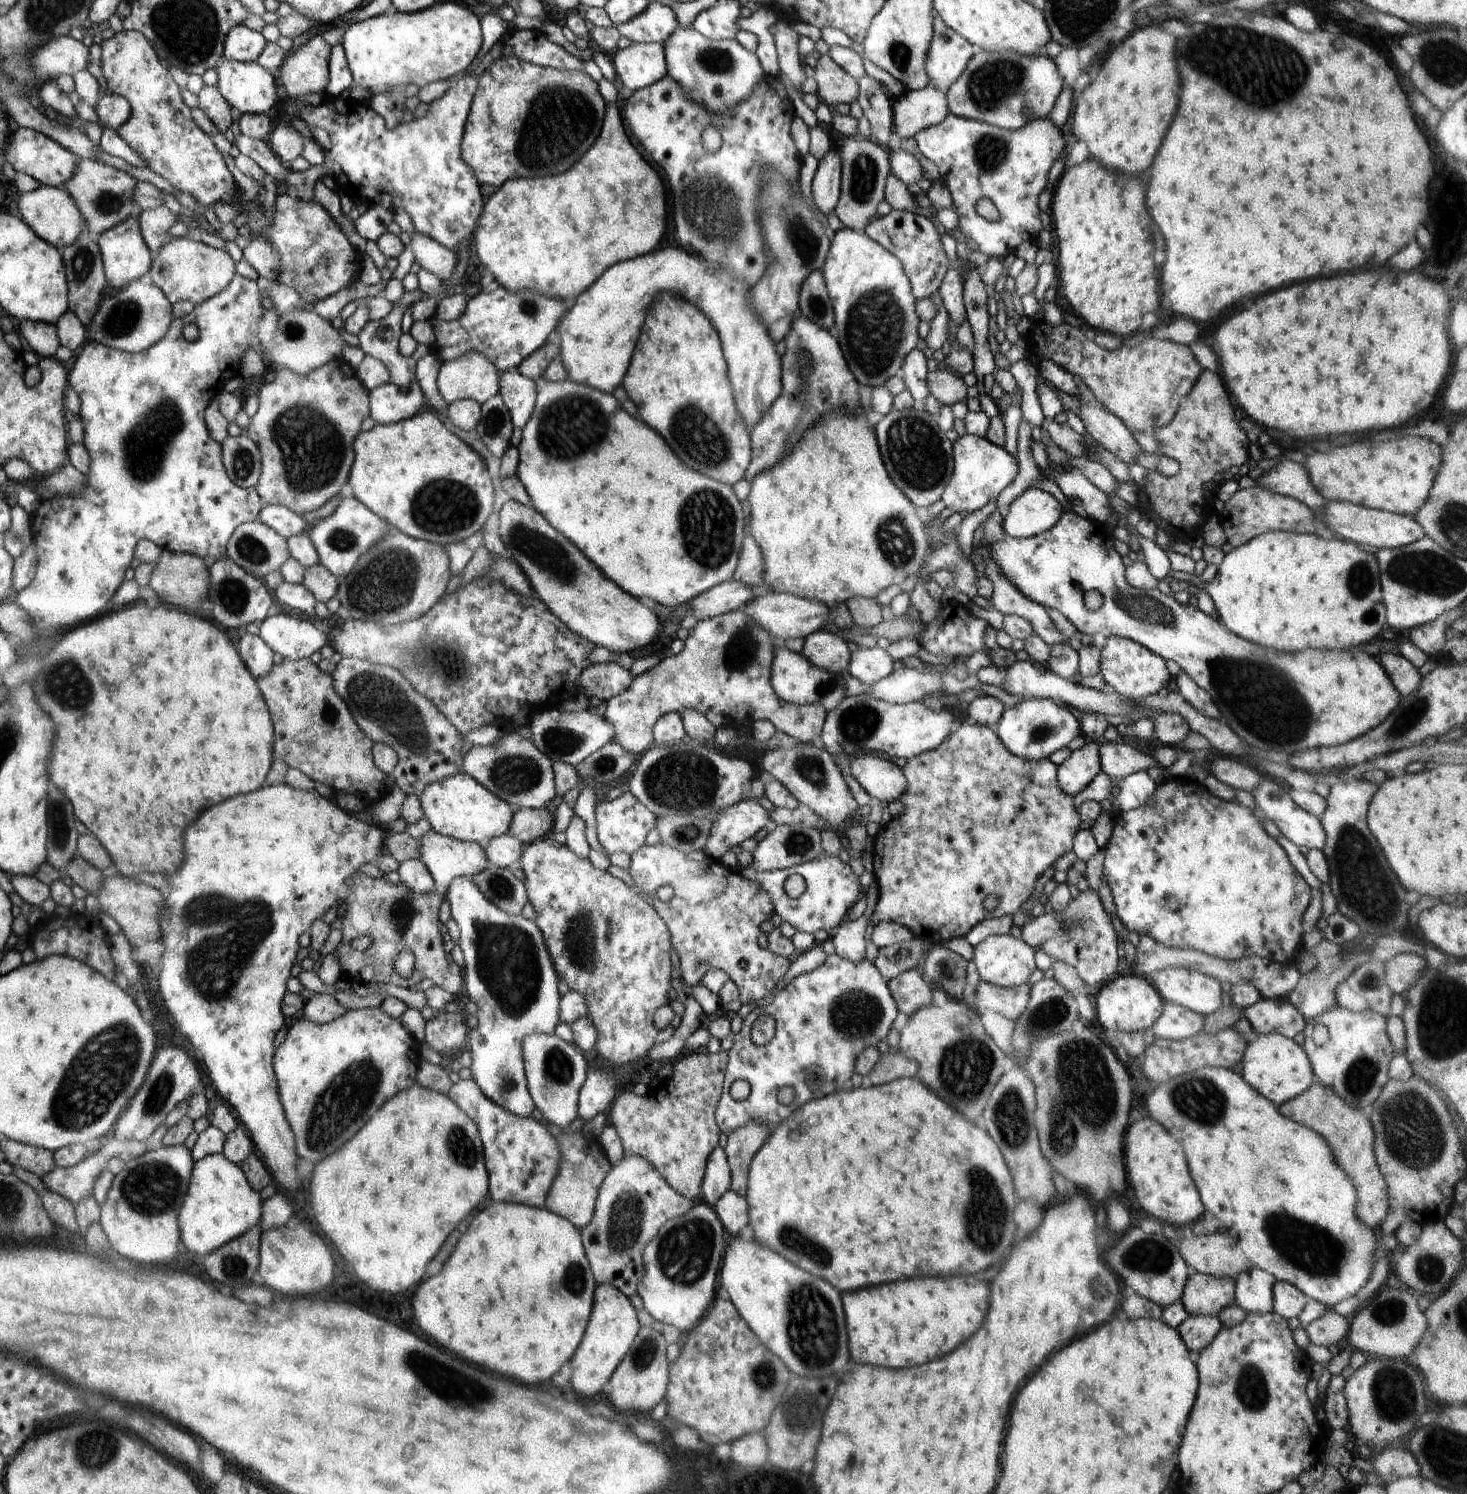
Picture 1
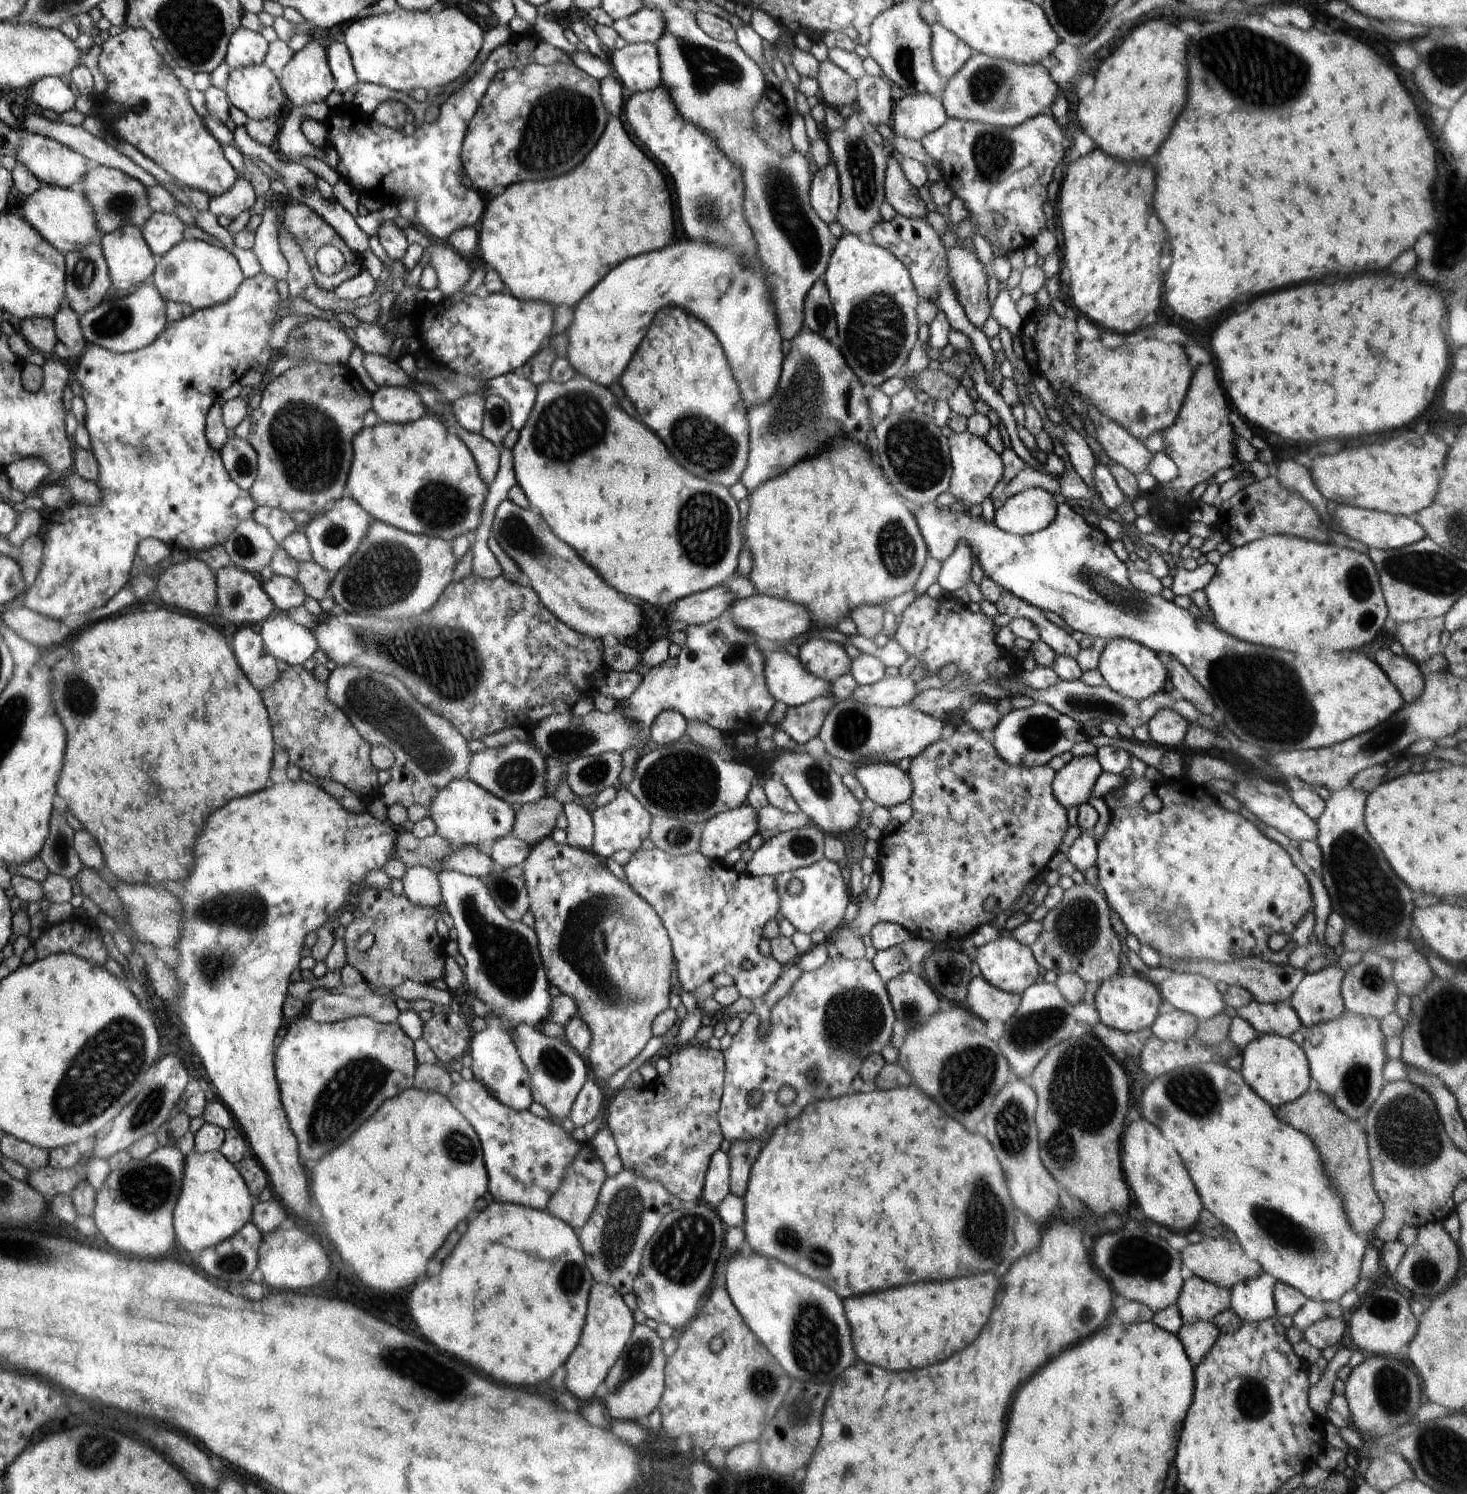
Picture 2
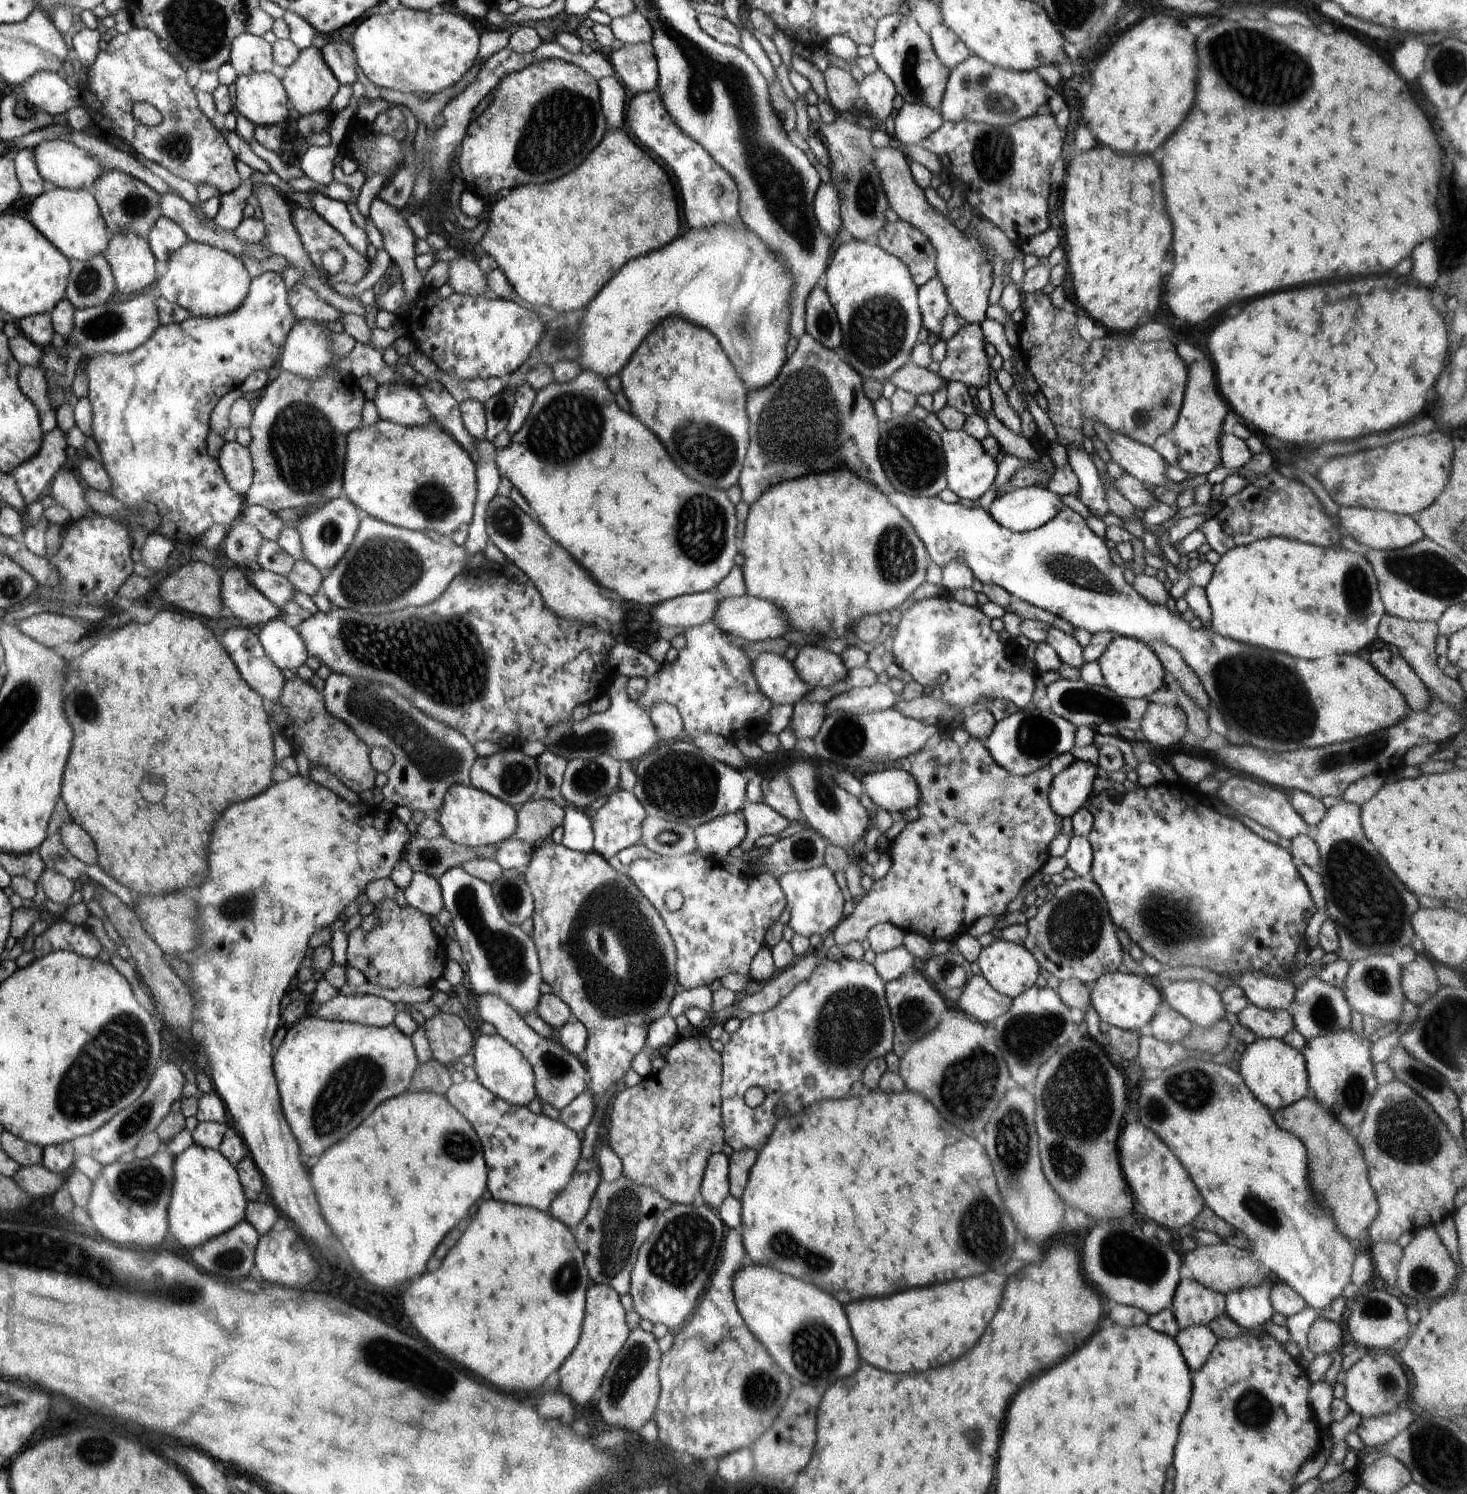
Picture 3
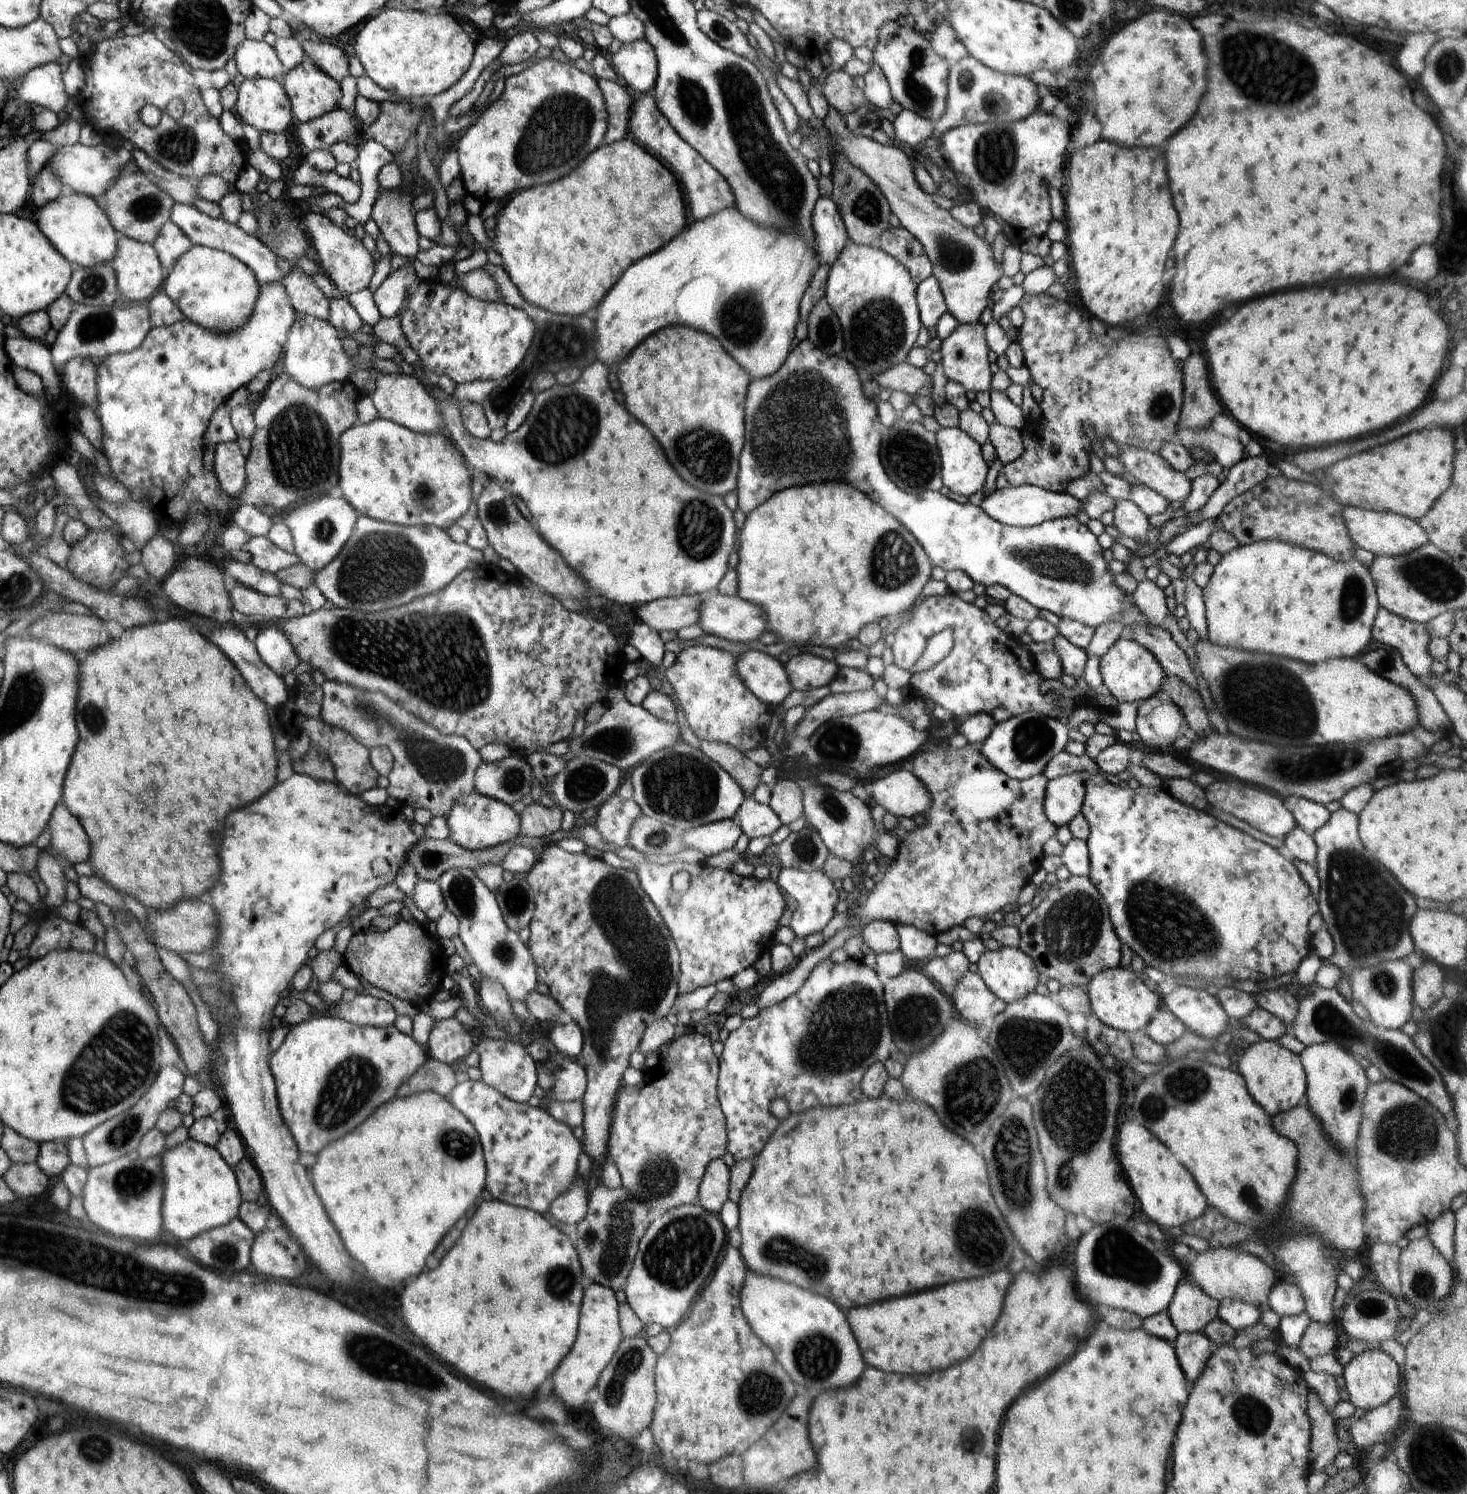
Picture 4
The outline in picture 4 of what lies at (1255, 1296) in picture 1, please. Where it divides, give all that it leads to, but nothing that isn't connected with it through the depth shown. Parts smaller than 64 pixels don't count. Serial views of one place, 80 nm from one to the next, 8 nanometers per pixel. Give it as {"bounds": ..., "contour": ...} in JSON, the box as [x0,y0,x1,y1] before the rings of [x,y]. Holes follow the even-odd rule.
{"bounds":[1217,1300,1265,1332],"contour":[[[1224,1300],[1218,1308],[1217,1318],[1238,1332],[1258,1324],[1264,1311],[1265,1308],[1254,1306],[1252,1302],[1248,1304],[1244,1300]]]}

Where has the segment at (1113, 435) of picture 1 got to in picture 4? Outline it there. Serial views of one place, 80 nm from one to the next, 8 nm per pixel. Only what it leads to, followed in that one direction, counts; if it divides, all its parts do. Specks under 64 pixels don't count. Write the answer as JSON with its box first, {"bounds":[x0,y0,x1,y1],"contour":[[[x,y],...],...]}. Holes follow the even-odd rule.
{"bounds":[1116,444,1191,502],"contour":[[[1122,444],[1118,446],[1116,458],[1140,484],[1158,492],[1164,499],[1180,502],[1190,495],[1191,481],[1159,454]]]}

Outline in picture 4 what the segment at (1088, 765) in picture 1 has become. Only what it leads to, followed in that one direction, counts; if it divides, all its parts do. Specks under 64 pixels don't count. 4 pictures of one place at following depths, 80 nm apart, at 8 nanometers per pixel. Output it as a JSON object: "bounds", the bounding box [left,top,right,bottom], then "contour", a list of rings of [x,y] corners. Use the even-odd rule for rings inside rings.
{"bounds":[1044,770,1086,827],"contour":[[[1082,770],[1050,780],[1044,798],[1046,818],[1056,827],[1068,824],[1083,808],[1086,792]]]}

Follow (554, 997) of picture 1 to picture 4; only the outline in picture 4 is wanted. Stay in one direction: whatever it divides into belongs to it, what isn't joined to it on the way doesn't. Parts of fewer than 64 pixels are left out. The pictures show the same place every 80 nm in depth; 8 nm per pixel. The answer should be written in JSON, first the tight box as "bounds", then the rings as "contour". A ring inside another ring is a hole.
{"bounds":[437,868,538,1103],"contour":[[[456,868],[444,872],[437,884],[441,887],[447,911],[452,912],[458,918],[458,936],[464,943],[472,964],[478,968],[479,977],[475,984],[482,980],[494,980],[506,990],[506,996],[510,1002],[524,1002],[526,996],[530,996],[530,992],[534,992],[538,986],[536,962],[534,962],[534,956],[530,954],[530,948],[520,940],[518,932],[511,930],[502,918],[495,892],[486,888],[468,868]],[[488,1037],[484,1038],[476,1047],[480,1058],[478,1068],[482,1074],[481,1081],[514,1102],[528,1103],[528,1100],[534,1096],[537,1086],[537,1070],[525,1048],[511,1041]]]}

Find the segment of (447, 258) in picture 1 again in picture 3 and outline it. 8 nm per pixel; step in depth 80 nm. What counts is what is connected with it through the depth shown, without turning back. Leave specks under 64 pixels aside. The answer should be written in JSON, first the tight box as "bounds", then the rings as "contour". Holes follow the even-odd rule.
{"bounds":[446,255,489,296],"contour":[[[462,255],[448,263],[450,267],[446,284],[450,285],[454,293],[475,296],[489,295],[486,276],[480,270],[477,262],[470,262]]]}

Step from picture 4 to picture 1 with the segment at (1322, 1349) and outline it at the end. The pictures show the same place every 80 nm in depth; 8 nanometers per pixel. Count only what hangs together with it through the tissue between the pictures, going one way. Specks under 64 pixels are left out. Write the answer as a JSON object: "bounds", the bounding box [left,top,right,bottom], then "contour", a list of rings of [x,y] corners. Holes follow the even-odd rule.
{"bounds":[1305,1307,1349,1349],"contour":[[[1330,1307],[1330,1312],[1320,1316],[1305,1329],[1306,1335],[1313,1345],[1327,1349],[1333,1344],[1338,1346],[1340,1340],[1349,1334],[1349,1321],[1349,1318],[1340,1316]]]}

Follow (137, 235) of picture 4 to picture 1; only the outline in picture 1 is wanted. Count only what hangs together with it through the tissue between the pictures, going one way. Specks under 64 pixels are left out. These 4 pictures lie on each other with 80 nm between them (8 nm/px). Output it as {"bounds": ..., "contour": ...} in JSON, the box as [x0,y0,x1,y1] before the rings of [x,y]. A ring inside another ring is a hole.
{"bounds":[62,158,142,237],"contour":[[[79,158],[74,176],[62,186],[62,190],[74,200],[78,206],[87,230],[95,237],[111,230],[114,226],[124,222],[126,218],[138,217],[142,212],[134,202],[134,184],[137,181],[126,172],[116,170],[98,161]]]}

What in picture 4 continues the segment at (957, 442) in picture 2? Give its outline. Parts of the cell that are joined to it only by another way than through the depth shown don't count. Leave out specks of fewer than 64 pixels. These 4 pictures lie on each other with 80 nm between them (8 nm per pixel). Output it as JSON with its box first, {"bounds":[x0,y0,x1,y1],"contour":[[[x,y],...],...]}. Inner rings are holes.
{"bounds":[935,428,991,498],"contour":[[[940,428],[935,433],[938,452],[942,460],[942,481],[945,488],[948,488],[952,493],[957,493],[970,498],[971,495],[982,490],[986,484],[988,471],[991,466],[984,460],[981,447],[978,442],[975,442],[958,428]]]}

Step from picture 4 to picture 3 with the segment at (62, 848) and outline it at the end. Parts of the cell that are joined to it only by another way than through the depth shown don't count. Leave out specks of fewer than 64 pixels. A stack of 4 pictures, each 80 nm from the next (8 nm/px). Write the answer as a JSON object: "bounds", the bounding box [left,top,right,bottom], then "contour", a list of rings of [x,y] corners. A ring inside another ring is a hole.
{"bounds":[59,822,97,864],"contour":[[[74,822],[63,823],[59,828],[59,837],[62,845],[75,859],[84,864],[97,864],[97,852],[94,850],[92,838]]]}

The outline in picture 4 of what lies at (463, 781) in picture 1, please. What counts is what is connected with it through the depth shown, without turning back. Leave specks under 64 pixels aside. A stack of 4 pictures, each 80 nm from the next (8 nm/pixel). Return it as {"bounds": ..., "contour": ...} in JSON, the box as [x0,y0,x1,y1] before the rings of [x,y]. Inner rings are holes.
{"bounds":[446,791,521,850],"contour":[[[475,791],[456,798],[454,806],[446,814],[446,824],[448,824],[448,839],[467,850],[492,848],[510,842],[521,832],[519,815],[508,804]]]}

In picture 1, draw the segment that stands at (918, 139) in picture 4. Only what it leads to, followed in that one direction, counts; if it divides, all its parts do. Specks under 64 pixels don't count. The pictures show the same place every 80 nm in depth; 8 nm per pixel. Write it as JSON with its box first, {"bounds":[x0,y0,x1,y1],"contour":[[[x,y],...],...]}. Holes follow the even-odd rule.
{"bounds":[893,86,950,138],"contour":[[[932,86],[903,92],[893,98],[893,131],[898,138],[911,138],[916,132],[941,124],[950,114],[946,94]]]}

